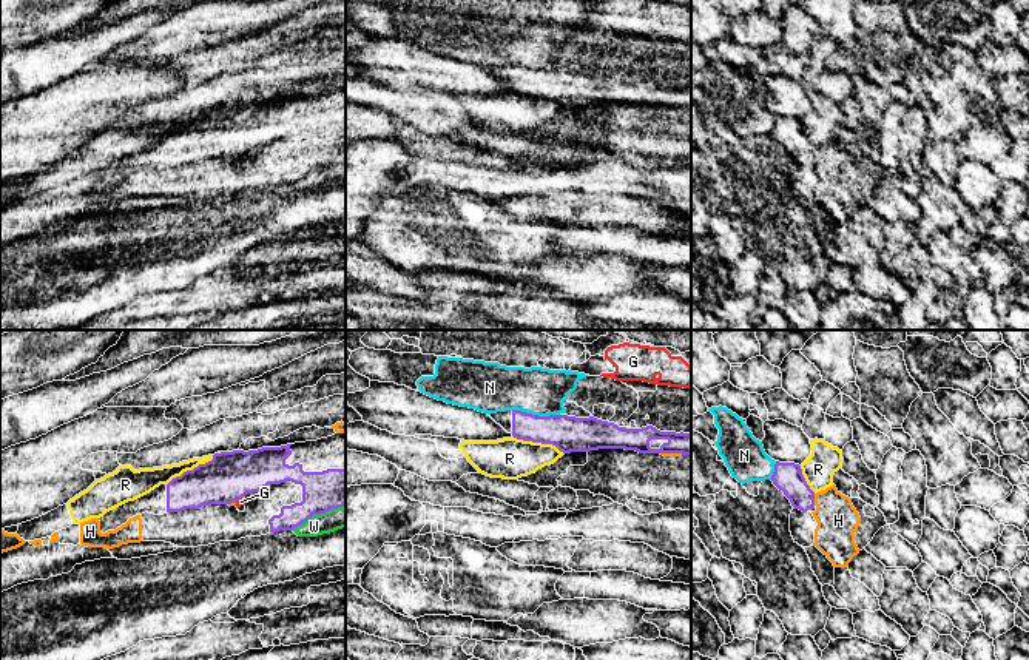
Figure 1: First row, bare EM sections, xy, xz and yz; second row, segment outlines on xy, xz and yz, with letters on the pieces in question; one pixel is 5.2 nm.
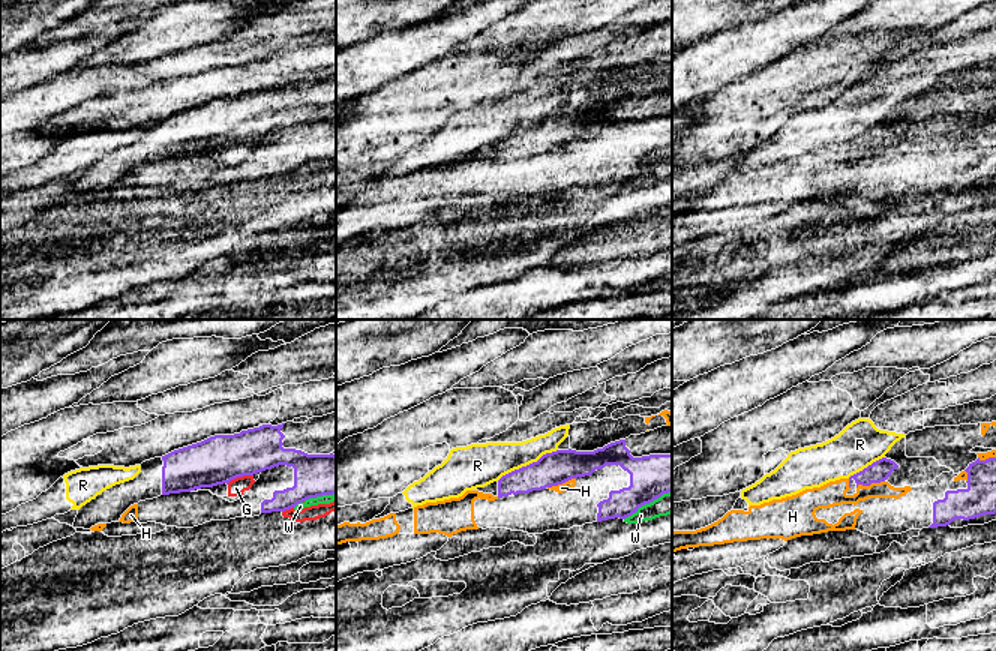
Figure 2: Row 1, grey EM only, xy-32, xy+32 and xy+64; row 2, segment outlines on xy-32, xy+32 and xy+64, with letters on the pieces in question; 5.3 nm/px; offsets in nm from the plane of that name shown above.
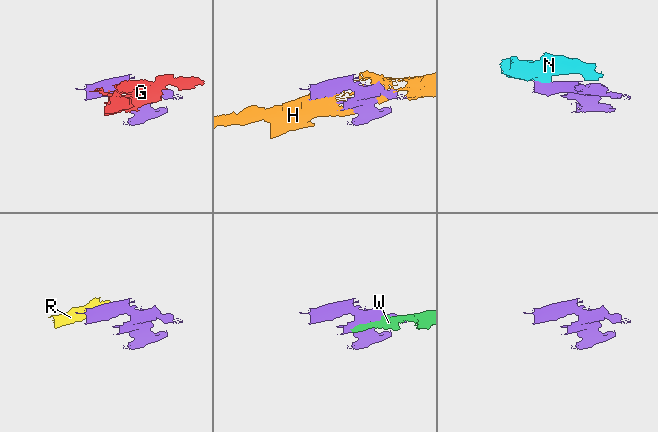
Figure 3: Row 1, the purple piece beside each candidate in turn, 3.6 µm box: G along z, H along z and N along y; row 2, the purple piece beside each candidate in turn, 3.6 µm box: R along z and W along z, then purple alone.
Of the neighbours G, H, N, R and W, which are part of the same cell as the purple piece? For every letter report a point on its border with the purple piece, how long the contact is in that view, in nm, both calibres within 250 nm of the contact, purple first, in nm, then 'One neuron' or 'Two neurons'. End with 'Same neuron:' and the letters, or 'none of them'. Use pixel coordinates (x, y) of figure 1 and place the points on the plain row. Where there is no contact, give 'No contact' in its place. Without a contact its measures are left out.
G: Touches purple at xy (238, 153). Shared border 50 nm. Thickness 260 nm (purple) against 40 nm. Two neurons
H: Touches purple at yz (813, 154). Shared border 60 nm. Thickness 160 nm (purple) against 220 nm. Two neurons
N: Touches purple at xz (536, 70). Shared border 260 nm. Thickness 190 nm (purple) against 240 nm. Two neurons
R: Touches purple at xz (539, 96). Shared border 280 nm. Thickness 190 nm (purple) against 220 nm. Two neurons
W: Touches purple at xy (318, 168). Shared border 320 nm. Thickness 200 nm (purple) against 110 nm. Two neurons
Same neuron: none of them

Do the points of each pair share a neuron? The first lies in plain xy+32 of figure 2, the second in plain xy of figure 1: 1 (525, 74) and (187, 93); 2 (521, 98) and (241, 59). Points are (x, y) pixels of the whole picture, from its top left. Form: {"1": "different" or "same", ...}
{"1": "different", "2": "different"}

